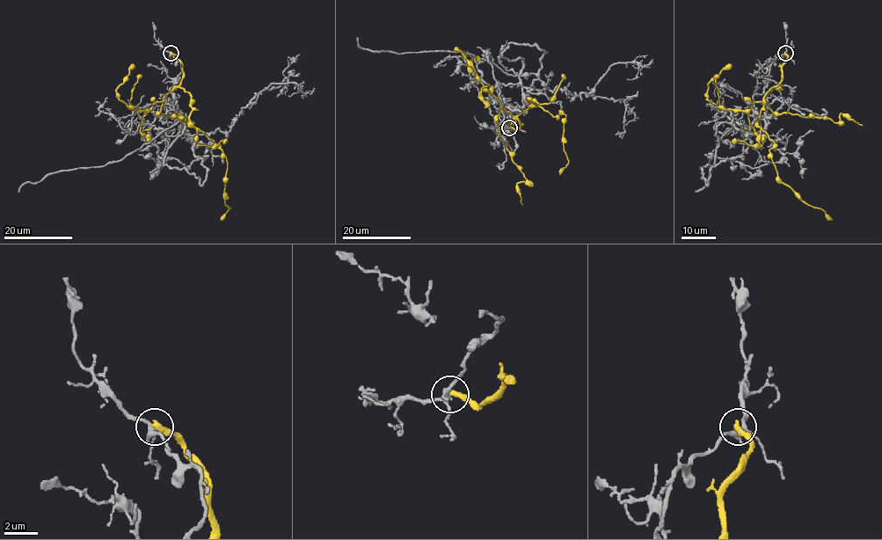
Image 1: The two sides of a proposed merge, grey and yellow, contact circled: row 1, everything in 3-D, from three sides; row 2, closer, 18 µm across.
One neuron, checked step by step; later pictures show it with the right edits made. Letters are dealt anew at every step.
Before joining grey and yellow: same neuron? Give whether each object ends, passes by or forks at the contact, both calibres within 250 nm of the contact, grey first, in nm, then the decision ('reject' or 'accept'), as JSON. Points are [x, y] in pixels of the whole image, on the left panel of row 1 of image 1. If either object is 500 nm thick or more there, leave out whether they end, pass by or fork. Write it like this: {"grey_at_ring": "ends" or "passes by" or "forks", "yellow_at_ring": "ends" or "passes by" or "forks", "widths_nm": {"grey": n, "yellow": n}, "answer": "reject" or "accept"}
{"grey_at_ring": "forks", "yellow_at_ring": "ends", "widths_nm": {"grey": 260, "yellow": 360}, "answer": "reject"}

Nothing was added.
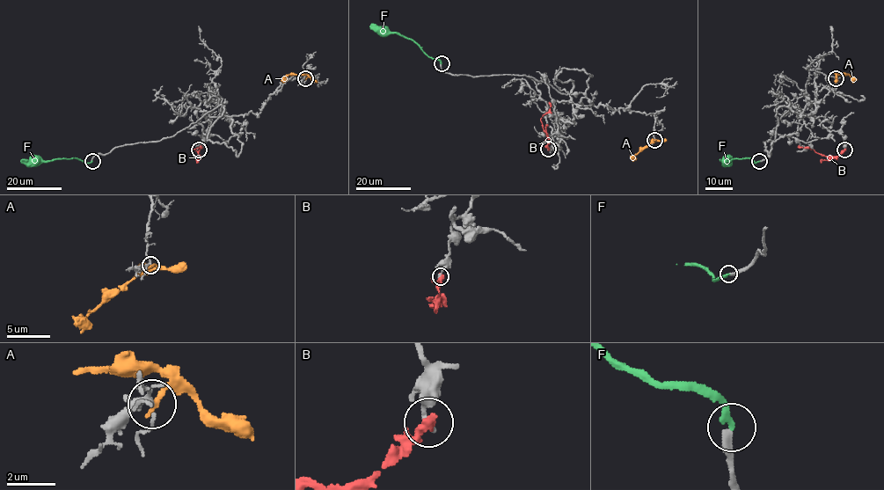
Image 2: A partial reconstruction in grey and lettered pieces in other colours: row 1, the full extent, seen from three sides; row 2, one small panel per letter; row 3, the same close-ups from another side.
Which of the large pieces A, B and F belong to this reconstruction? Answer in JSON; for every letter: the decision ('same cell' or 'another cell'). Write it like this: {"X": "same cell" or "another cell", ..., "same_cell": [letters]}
{"A": "another cell", "B": "another cell", "F": "same cell", "same_cell": ["F"]}

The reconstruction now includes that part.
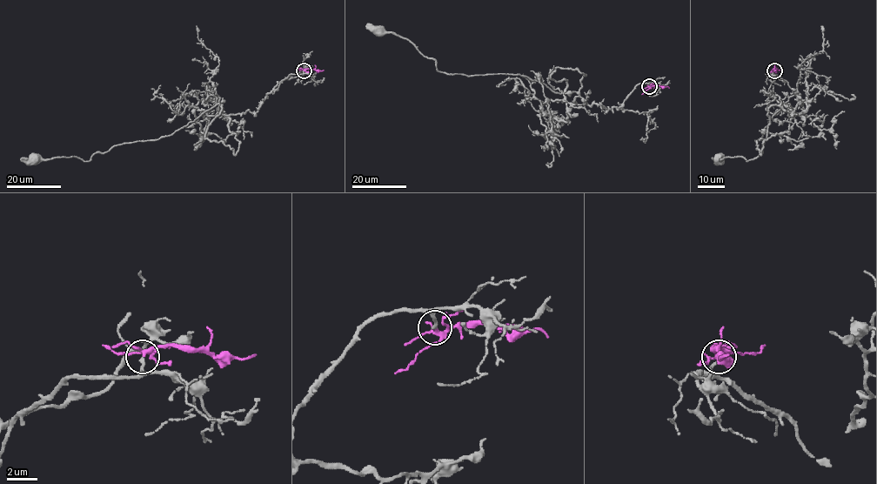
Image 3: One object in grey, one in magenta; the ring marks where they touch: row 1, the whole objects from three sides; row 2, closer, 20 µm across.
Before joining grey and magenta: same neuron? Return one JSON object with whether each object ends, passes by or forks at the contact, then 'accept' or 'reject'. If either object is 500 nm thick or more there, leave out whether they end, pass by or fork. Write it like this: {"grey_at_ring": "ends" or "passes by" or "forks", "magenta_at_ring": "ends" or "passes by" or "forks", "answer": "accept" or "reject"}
{"grey_at_ring": "ends", "magenta_at_ring": "forks", "answer": "accept"}

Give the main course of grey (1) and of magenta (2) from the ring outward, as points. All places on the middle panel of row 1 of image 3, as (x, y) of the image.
1: (649, 86), (639, 84), (619, 107), (568, 103), (565, 92), (523, 76), (439, 72), (405, 39), (377, 32)
2: (649, 86), (669, 88)

